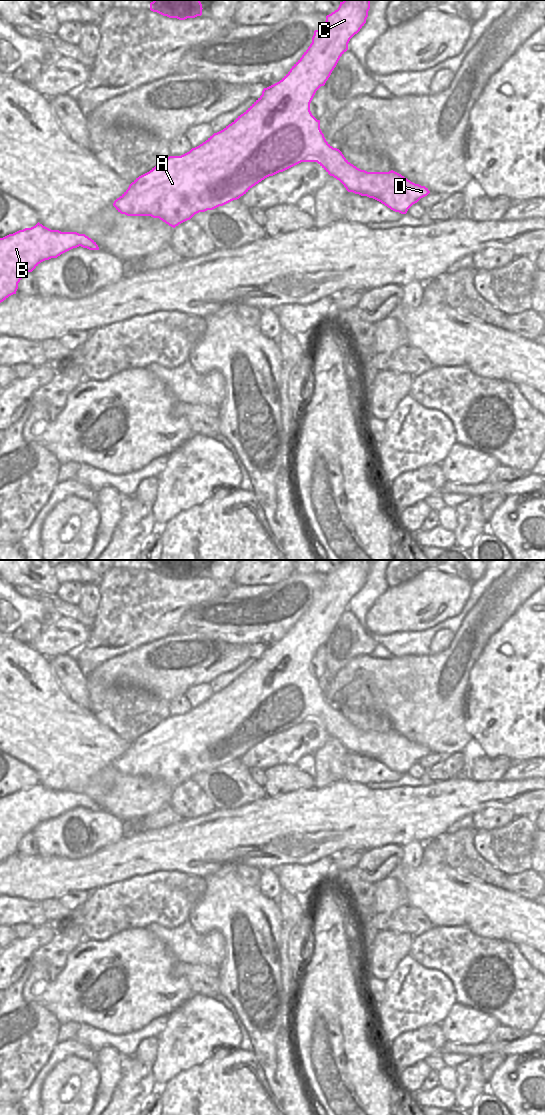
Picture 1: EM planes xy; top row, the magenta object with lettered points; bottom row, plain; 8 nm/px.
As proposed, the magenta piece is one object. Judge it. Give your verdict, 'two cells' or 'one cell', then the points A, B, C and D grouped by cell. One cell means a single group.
one cell; groups A B C D

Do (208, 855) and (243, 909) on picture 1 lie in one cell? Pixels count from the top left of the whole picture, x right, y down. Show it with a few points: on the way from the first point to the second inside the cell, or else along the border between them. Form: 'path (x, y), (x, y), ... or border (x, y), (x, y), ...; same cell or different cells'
border (233, 869), (218, 871), (205, 877); different cells

